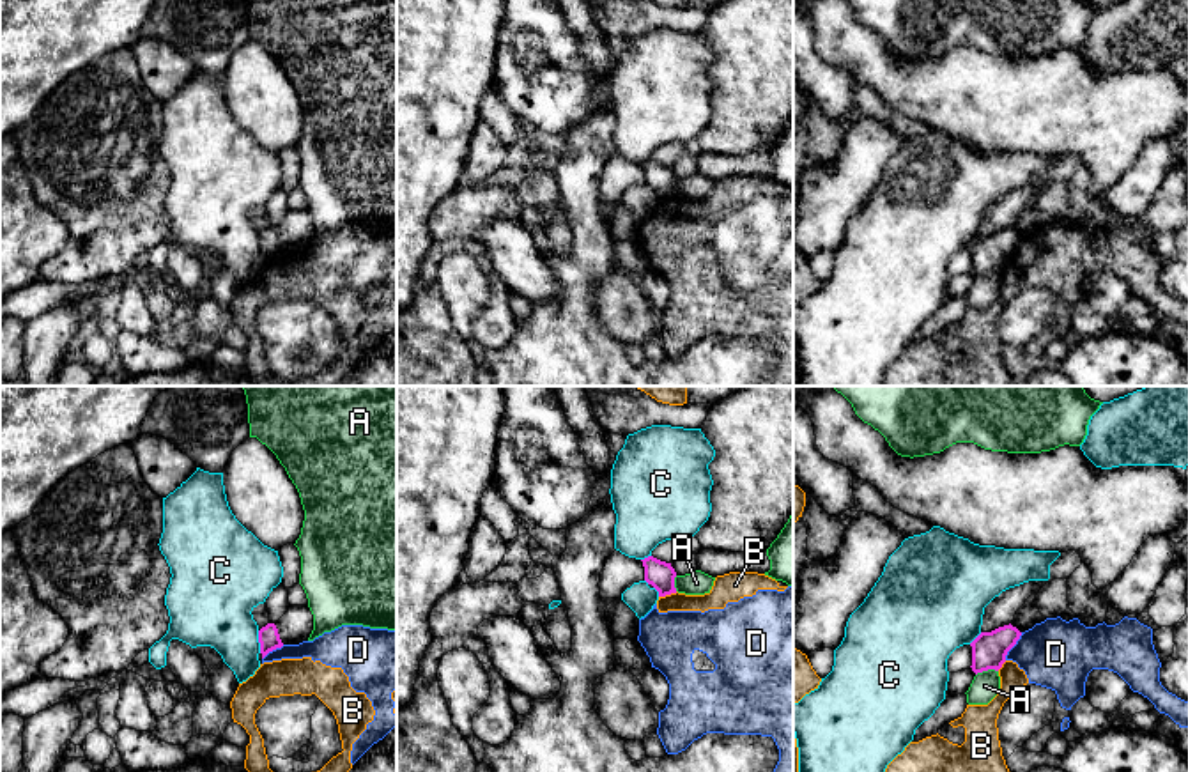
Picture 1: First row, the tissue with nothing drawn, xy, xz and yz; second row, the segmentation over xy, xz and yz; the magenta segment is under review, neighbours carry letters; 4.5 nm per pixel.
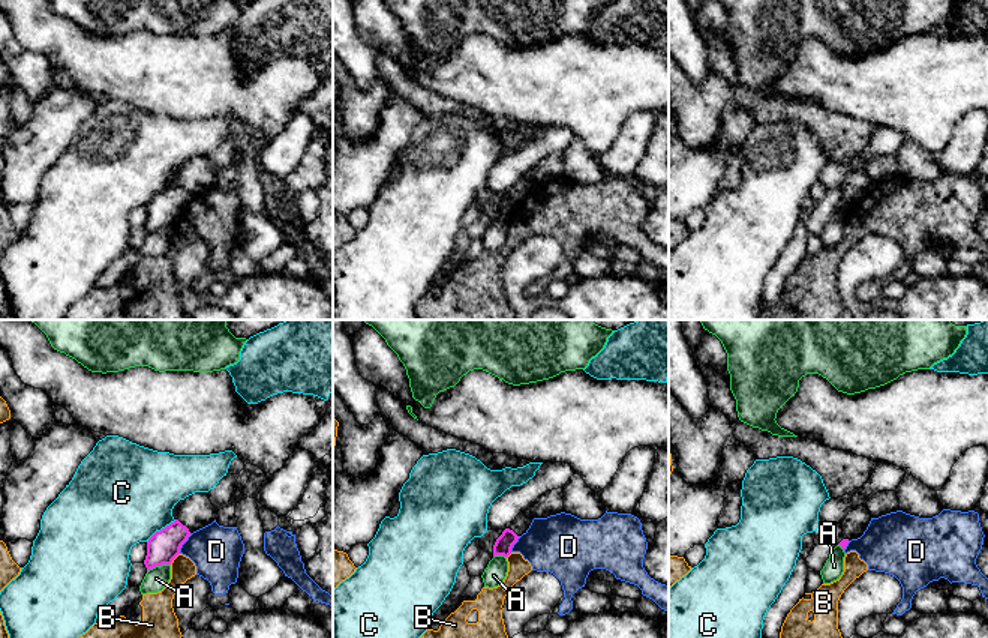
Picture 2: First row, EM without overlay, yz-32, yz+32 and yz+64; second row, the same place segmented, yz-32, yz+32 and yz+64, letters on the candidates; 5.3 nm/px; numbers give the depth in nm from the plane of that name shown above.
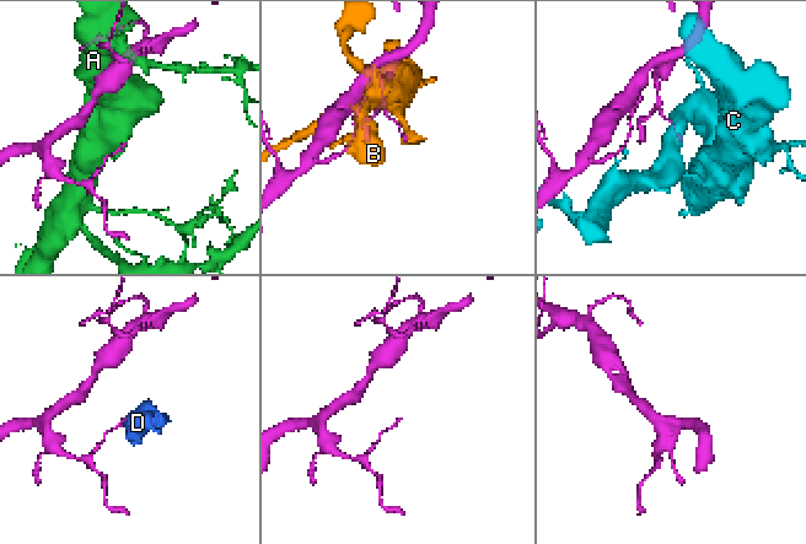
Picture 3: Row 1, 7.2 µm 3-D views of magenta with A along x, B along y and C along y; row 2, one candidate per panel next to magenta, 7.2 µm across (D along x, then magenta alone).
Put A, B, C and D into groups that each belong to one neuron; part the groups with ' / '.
A / B D / C

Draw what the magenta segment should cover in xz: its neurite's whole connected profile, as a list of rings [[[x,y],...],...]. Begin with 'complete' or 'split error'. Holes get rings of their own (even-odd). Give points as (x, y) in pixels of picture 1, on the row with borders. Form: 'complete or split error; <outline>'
complete; [[[648,556],[641,561],[644,567],[644,581],[659,591],[659,597],[676,593],[675,588],[676,572],[671,567],[671,563],[660,561],[653,556]]]

